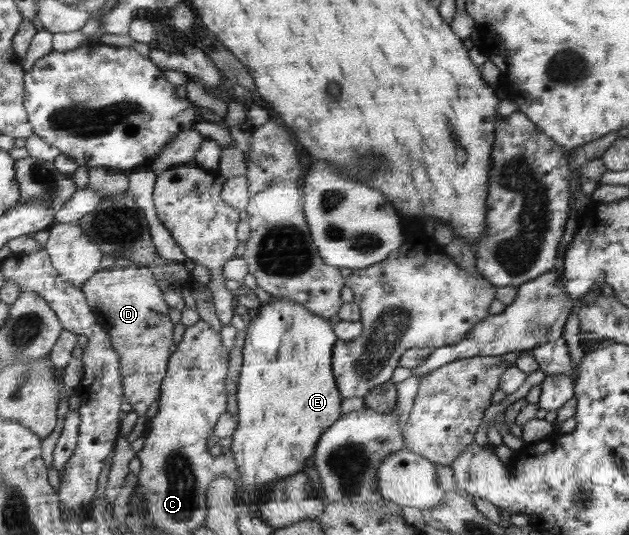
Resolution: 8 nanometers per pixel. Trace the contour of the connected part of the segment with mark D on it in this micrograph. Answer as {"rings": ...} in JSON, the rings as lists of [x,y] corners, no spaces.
{"rings":[[[133,263],[127,267],[115,267],[110,264],[103,266],[103,269],[90,277],[86,284],[82,285],[82,290],[86,293],[86,298],[94,312],[98,315],[98,321],[111,336],[114,351],[120,357],[120,374],[123,378],[125,401],[127,401],[133,410],[139,416],[147,413],[147,407],[153,405],[160,399],[163,380],[168,376],[168,367],[172,353],[169,347],[173,347],[173,321],[169,317],[171,307],[167,305],[163,290],[159,282],[153,275],[149,267],[137,267]]]}

